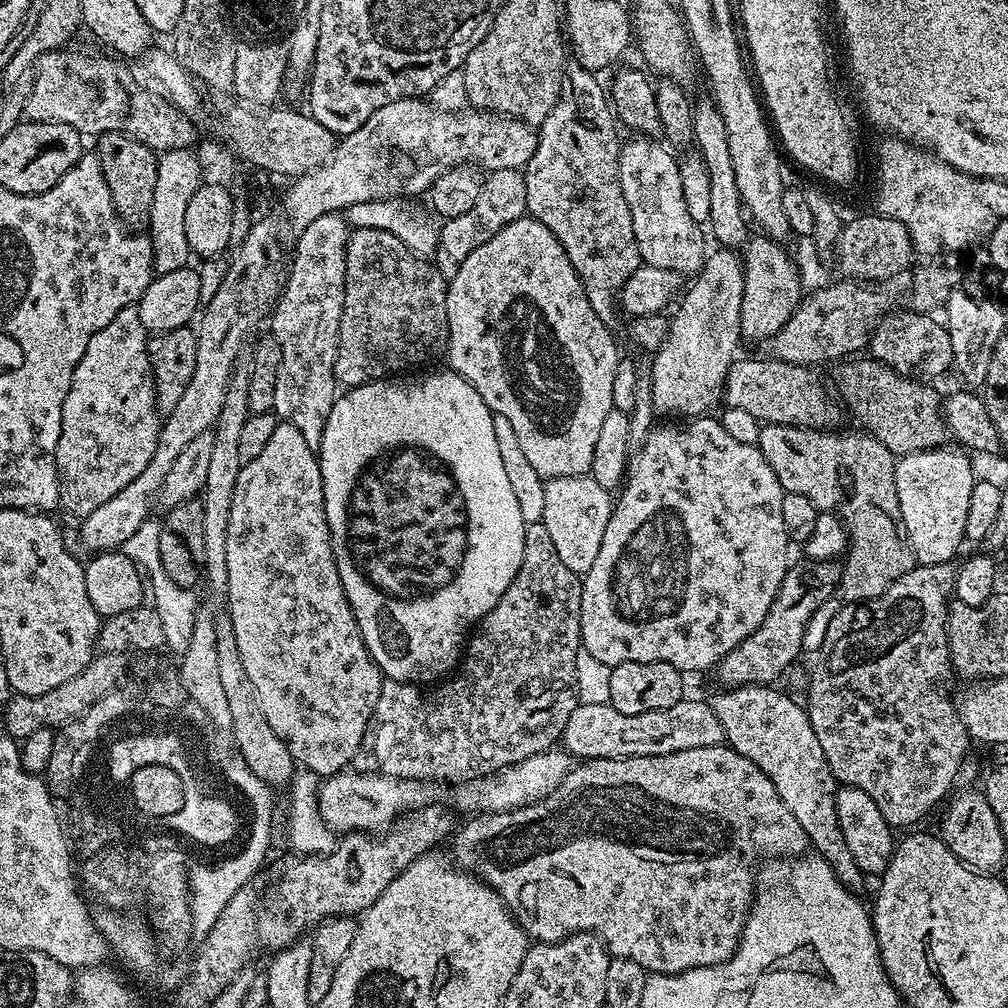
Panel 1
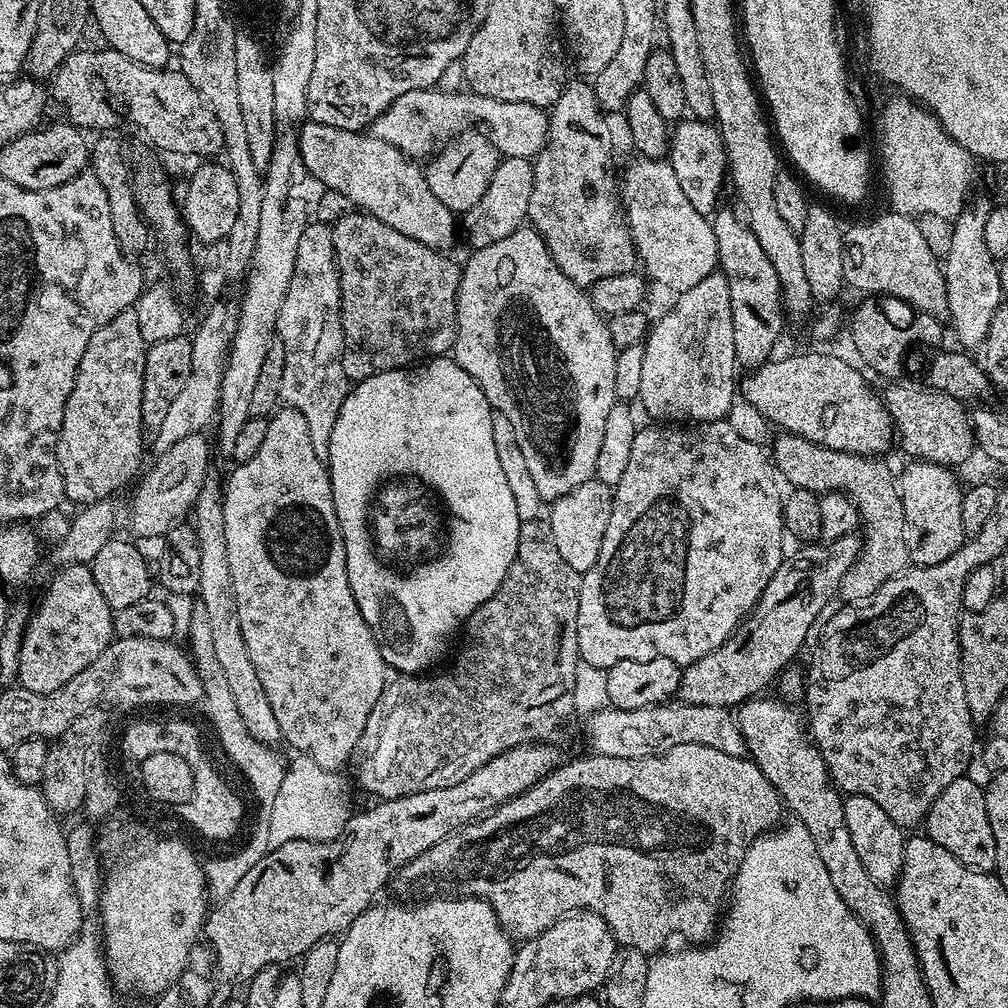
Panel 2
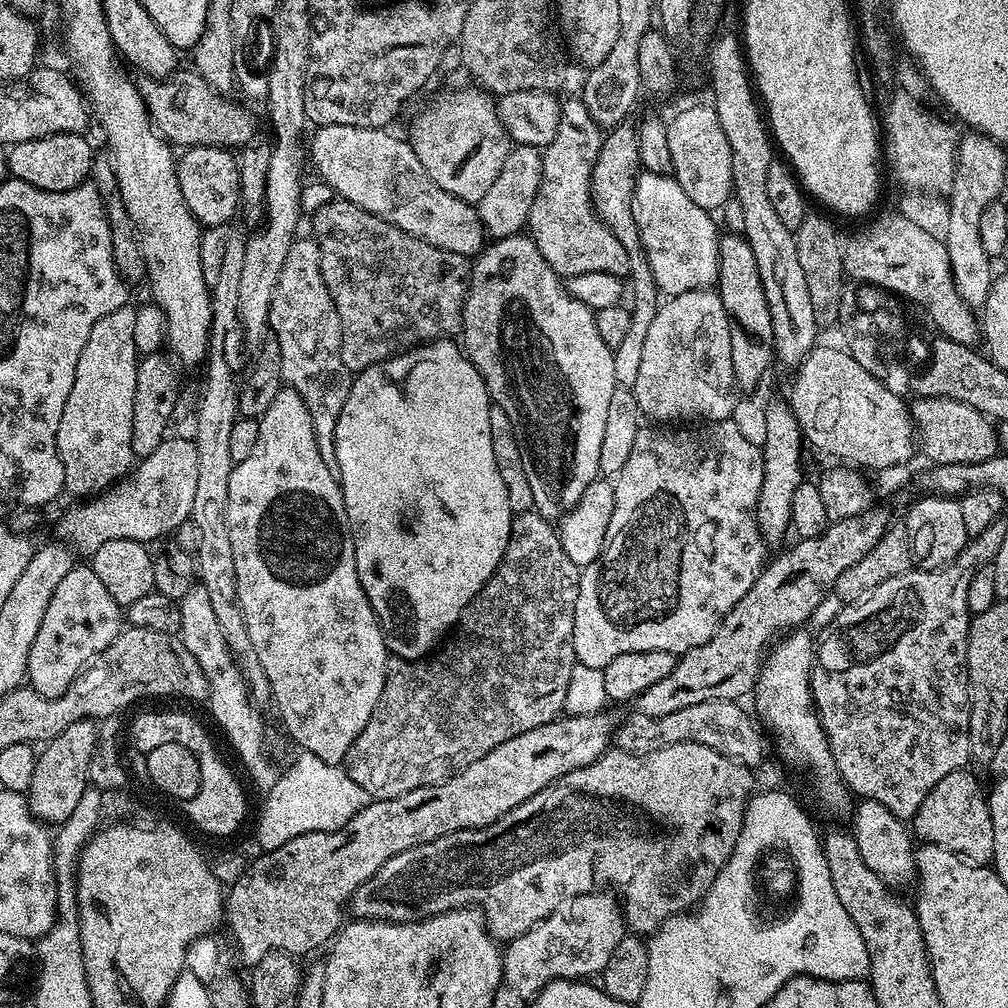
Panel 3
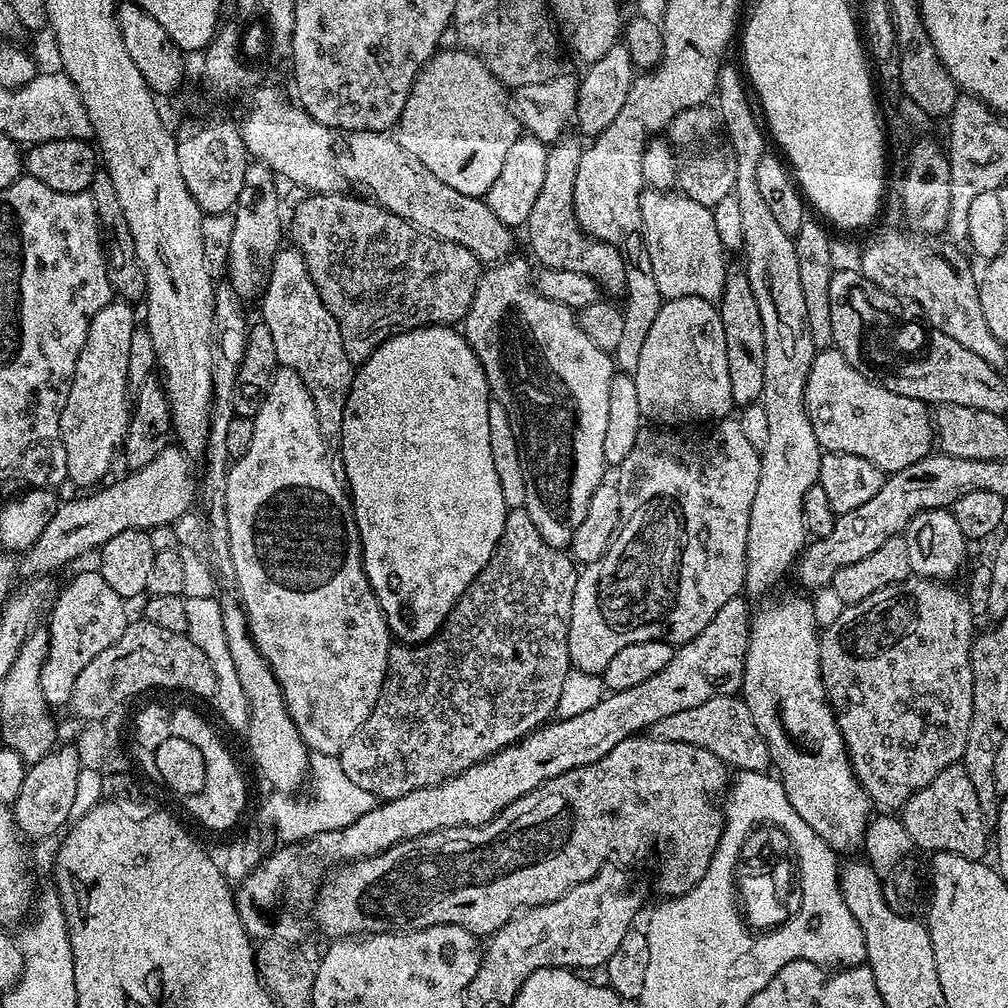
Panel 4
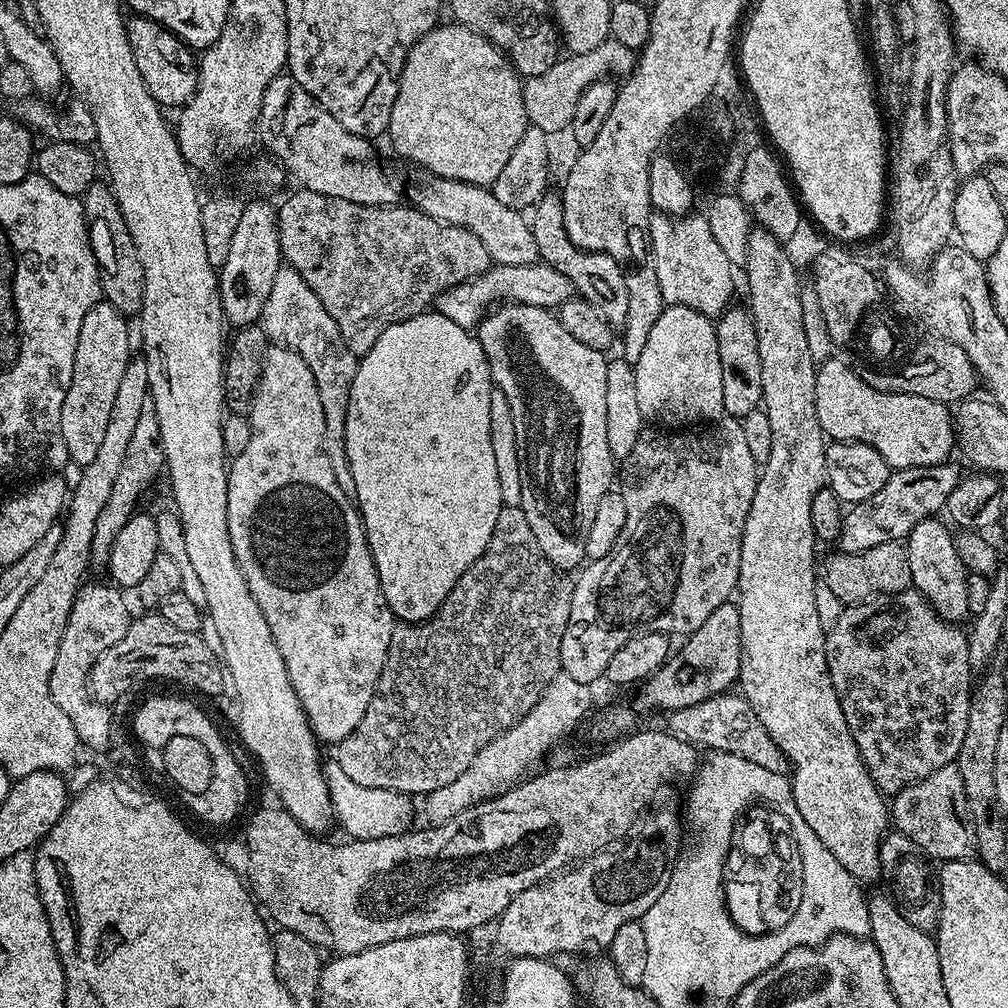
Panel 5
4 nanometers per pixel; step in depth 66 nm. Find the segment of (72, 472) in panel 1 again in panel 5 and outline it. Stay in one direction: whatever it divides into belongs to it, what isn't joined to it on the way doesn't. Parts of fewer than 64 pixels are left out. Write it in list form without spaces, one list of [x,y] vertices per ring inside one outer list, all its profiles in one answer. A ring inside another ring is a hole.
[[[106,302],[90,306],[86,318],[82,318],[78,350],[74,350],[74,374],[70,378],[70,390],[66,390],[66,402],[62,402],[60,419],[62,439],[66,441],[68,459],[73,465],[94,462],[94,454],[98,454],[98,446],[106,434],[110,410],[114,410],[114,398],[130,359],[128,347],[132,340],[128,337],[128,324],[123,314]]]

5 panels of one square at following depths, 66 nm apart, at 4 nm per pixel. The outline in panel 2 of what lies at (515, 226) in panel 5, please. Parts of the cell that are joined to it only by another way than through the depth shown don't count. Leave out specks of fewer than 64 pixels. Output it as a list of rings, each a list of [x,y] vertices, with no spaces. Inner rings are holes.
[[[305,122],[299,125],[300,153],[309,177],[319,180],[325,189],[337,192],[349,200],[349,205],[363,210],[369,216],[386,222],[386,226],[394,226],[398,234],[406,234],[406,238],[414,238],[426,246],[437,250],[448,250],[448,247],[458,240],[458,220],[452,211],[434,198],[434,193],[424,177],[425,169],[420,168],[413,157],[407,156],[401,148],[396,148],[390,142],[379,140],[378,137],[365,134],[363,131],[351,132],[334,126]]]

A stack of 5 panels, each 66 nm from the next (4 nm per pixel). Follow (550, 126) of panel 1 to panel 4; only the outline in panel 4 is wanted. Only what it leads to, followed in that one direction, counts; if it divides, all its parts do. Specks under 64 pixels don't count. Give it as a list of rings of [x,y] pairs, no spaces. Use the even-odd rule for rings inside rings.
[[[568,138],[561,139],[549,147],[546,178],[534,202],[534,210],[530,210],[526,225],[528,244],[532,247],[533,254],[541,260],[539,263],[543,267],[581,272],[595,280],[605,293],[623,293],[626,289],[624,255],[605,240],[595,240],[594,237],[587,236],[574,214],[574,176],[578,174],[581,151],[581,145],[576,145]]]

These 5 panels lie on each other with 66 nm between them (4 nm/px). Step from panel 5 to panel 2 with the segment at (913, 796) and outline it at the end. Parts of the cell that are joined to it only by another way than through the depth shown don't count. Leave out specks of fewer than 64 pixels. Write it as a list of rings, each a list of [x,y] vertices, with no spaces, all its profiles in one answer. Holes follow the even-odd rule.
[[[965,774],[954,778],[954,782],[934,798],[926,817],[926,835],[938,842],[938,846],[950,850],[950,854],[954,854],[954,858],[961,860],[967,868],[992,874],[996,870],[994,830],[990,830],[990,818],[986,818],[984,788],[976,785],[970,777]]]

